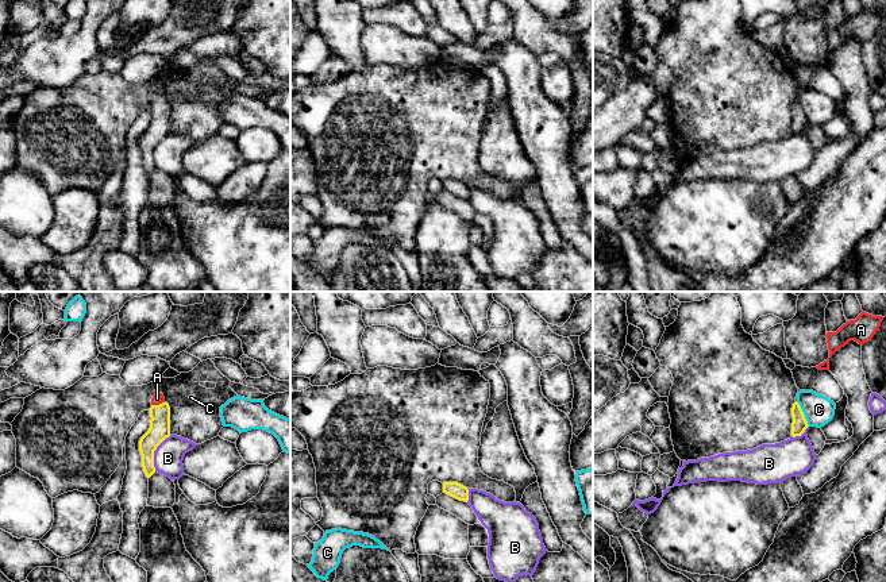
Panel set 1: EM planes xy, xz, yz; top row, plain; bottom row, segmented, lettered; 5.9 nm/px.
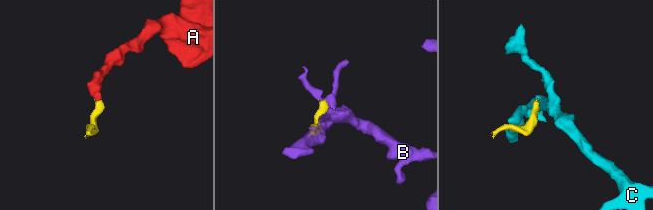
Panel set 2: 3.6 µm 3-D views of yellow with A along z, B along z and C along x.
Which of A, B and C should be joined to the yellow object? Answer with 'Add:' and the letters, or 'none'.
Add: A

